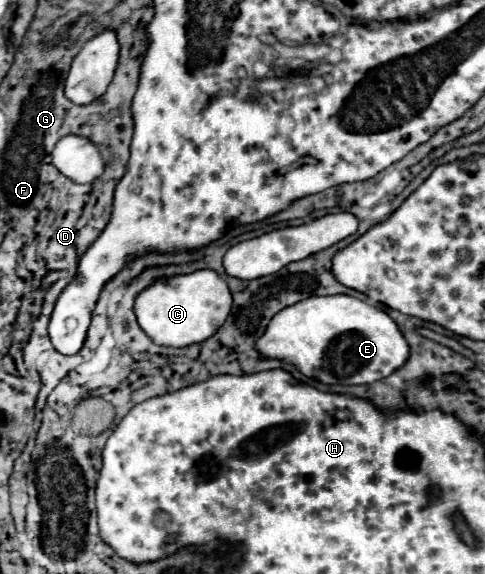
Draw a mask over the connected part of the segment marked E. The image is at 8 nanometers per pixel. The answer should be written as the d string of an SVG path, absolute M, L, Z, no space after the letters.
M336 294L312 296L278 312L258 340L258 352L286 360L304 376L324 384L370 384L402 368L410 356L410 346L382 308Z

